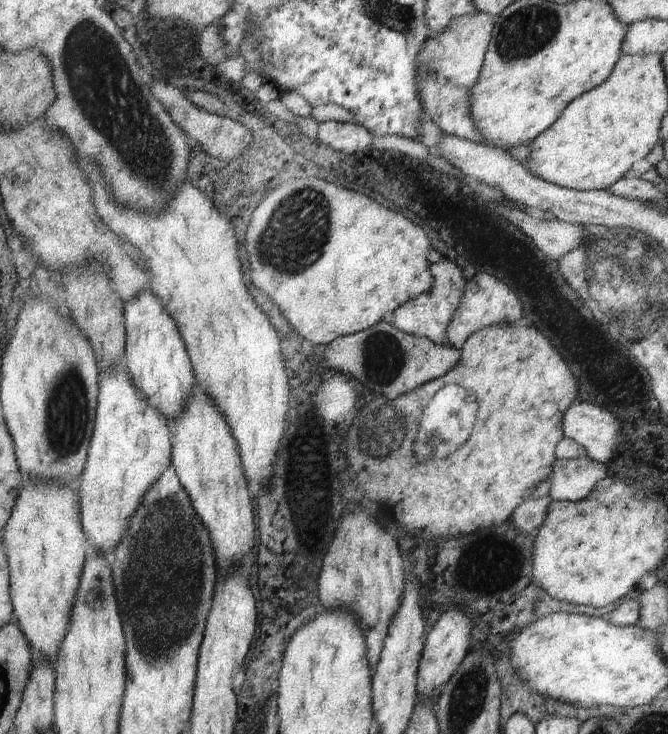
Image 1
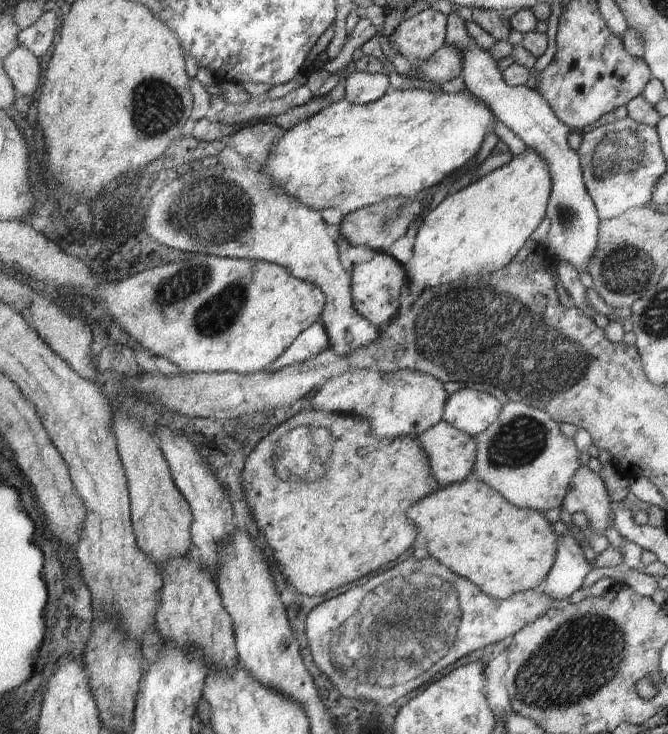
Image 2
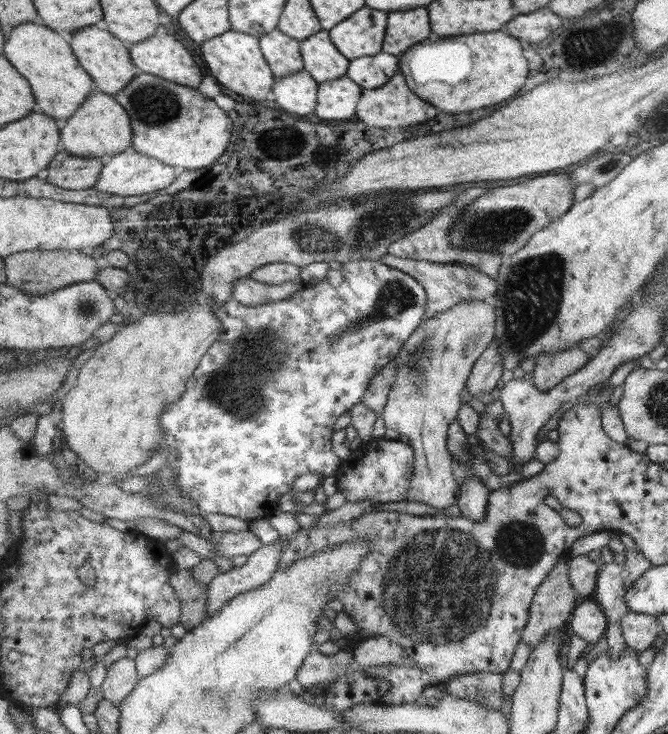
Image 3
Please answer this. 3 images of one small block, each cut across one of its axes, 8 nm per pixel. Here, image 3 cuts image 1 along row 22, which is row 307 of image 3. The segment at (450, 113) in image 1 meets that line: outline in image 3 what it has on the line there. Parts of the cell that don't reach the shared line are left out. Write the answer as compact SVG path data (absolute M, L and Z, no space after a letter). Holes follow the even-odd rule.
M464 300L463 302L458 302L454 307L451 307L448 311L443 312L443 314L438 314L437 316L425 319L419 328L417 328L417 331L411 336L411 338L409 338L409 340L407 340L406 346L401 350L401 353L395 359L397 360L397 363L399 363L399 372L397 372L397 379L395 379L395 382L392 384L393 386L391 388L390 396L382 418L384 419L386 428L395 430L401 435L406 436L408 440L410 440L410 445L415 449L415 474L413 474L413 480L410 482L410 489L408 490L407 495L407 498L411 501L428 504L439 511L447 508L447 506L455 506L455 504L458 504L459 495L461 494L462 489L461 484L458 484L457 480L455 480L455 476L453 476L455 463L448 449L448 431L450 430L451 423L456 420L457 414L459 414L459 408L461 408L461 403L463 403L463 400L461 400L463 396L461 396L461 394L463 394L465 387L469 387L468 380L474 371L475 364L477 364L477 361L479 361L483 352L485 352L486 349L494 342L497 328L496 319L496 309L487 304L487 302L478 300ZM471 345L474 346L474 349L472 352L469 352L469 346Z

